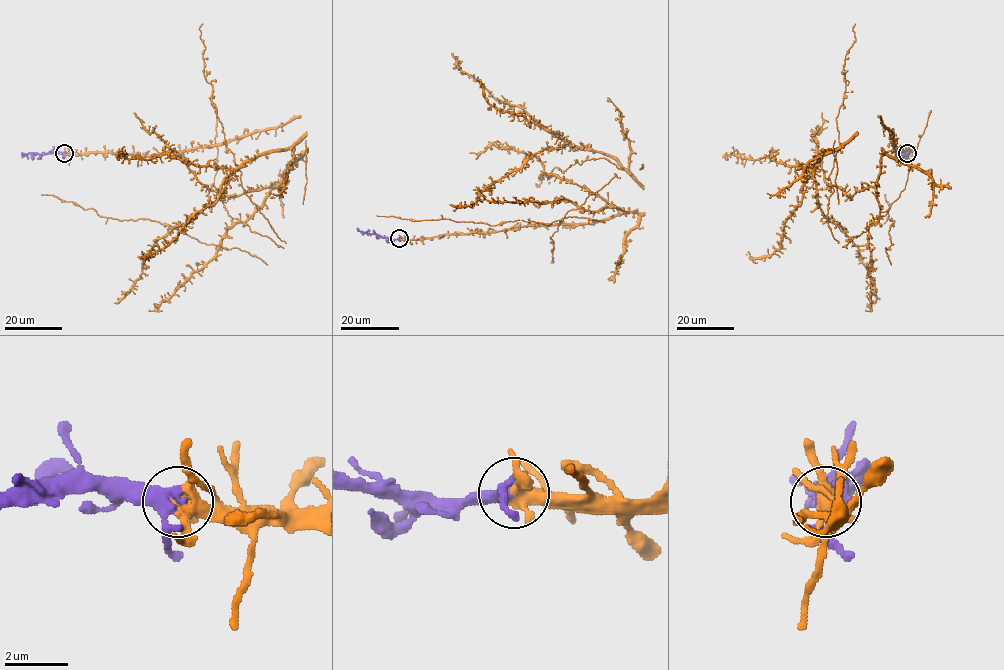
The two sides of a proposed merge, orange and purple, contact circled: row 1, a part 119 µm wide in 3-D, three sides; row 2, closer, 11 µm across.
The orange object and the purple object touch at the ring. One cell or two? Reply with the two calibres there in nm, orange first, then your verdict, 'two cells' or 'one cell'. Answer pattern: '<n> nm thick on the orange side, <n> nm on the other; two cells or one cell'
360 nm thick on the orange side, 280 nm on the other; one cell

